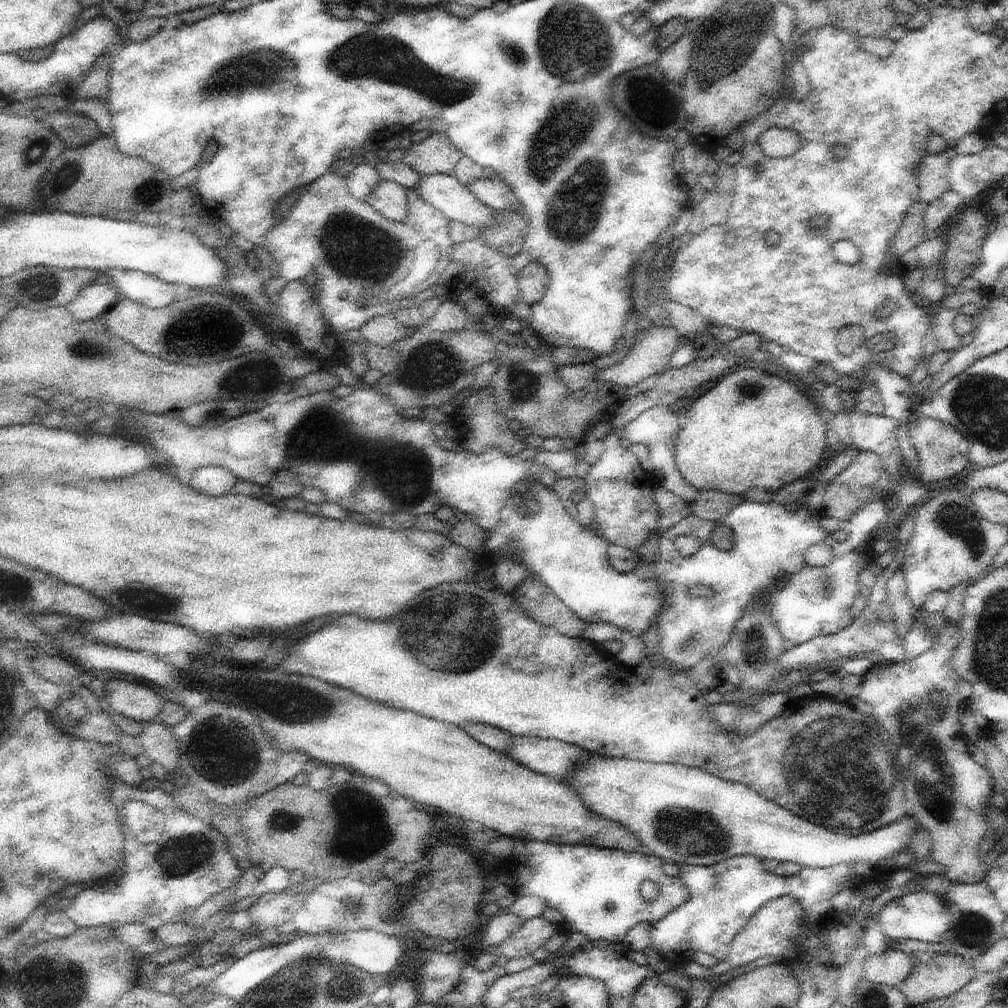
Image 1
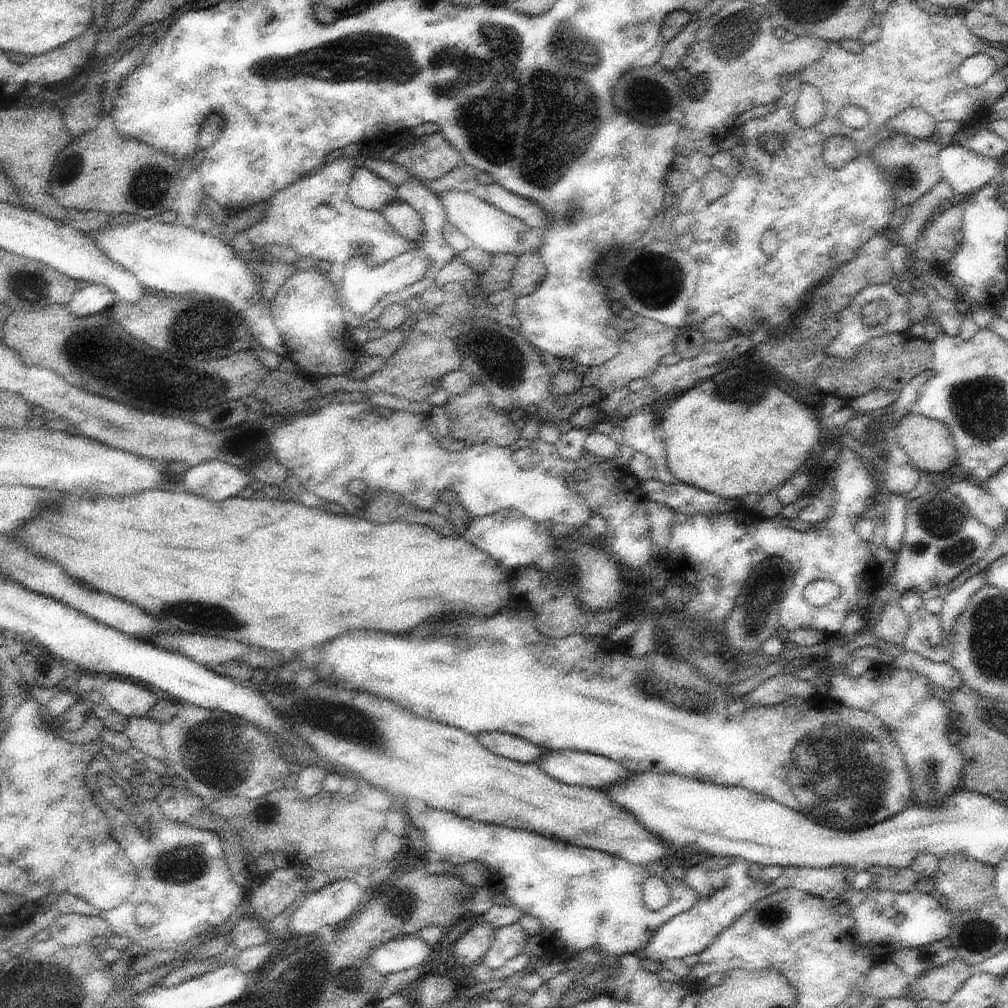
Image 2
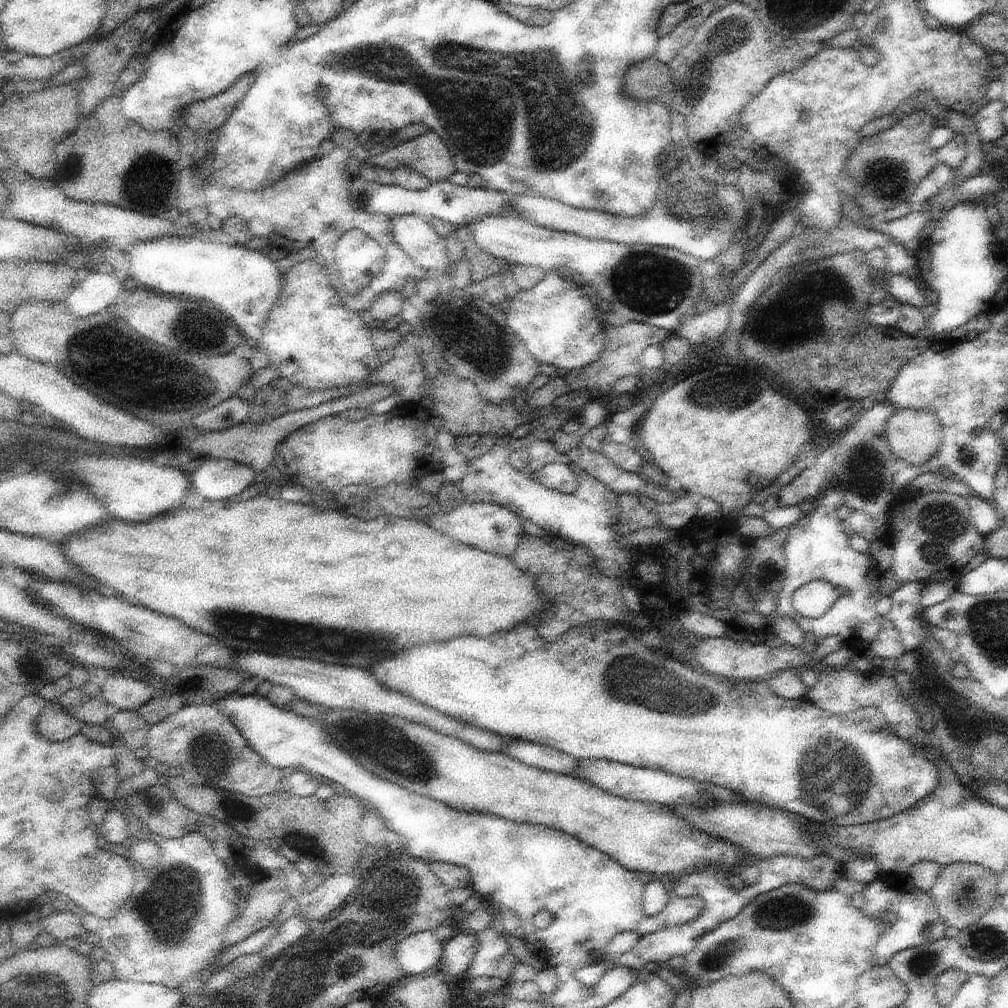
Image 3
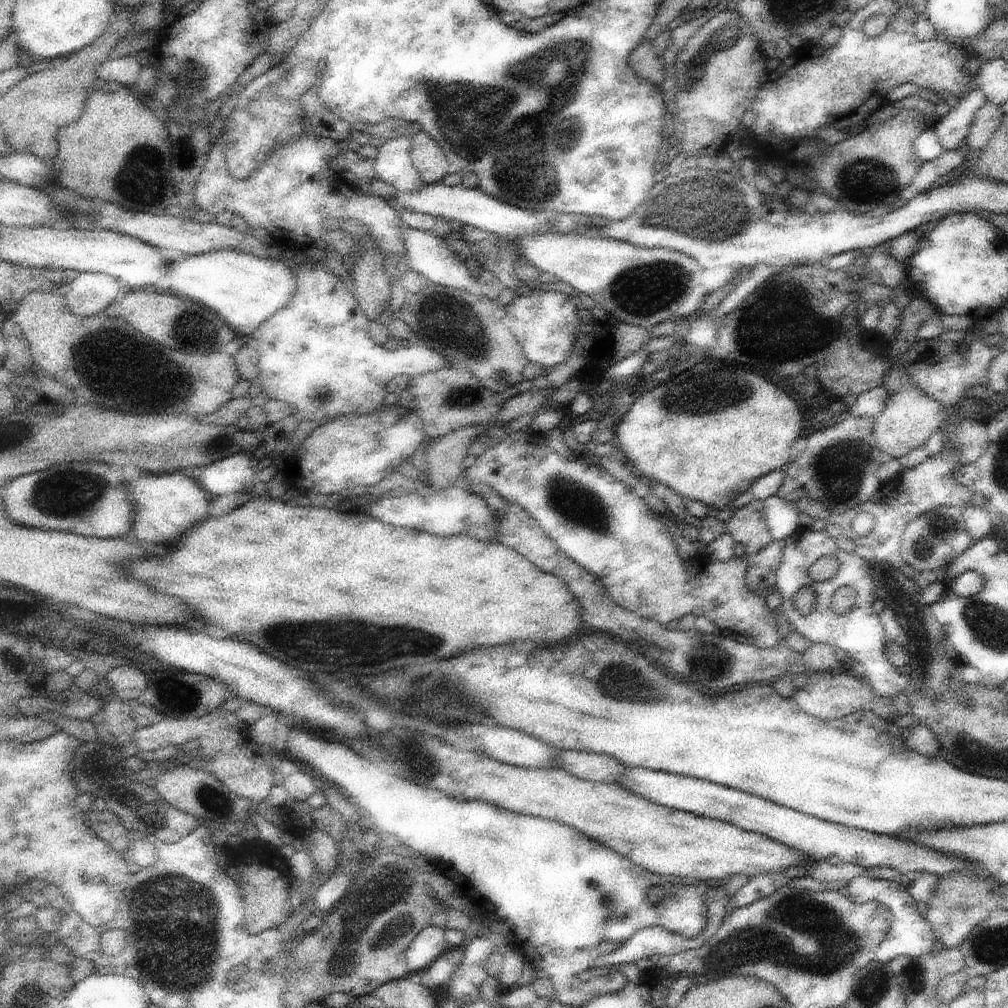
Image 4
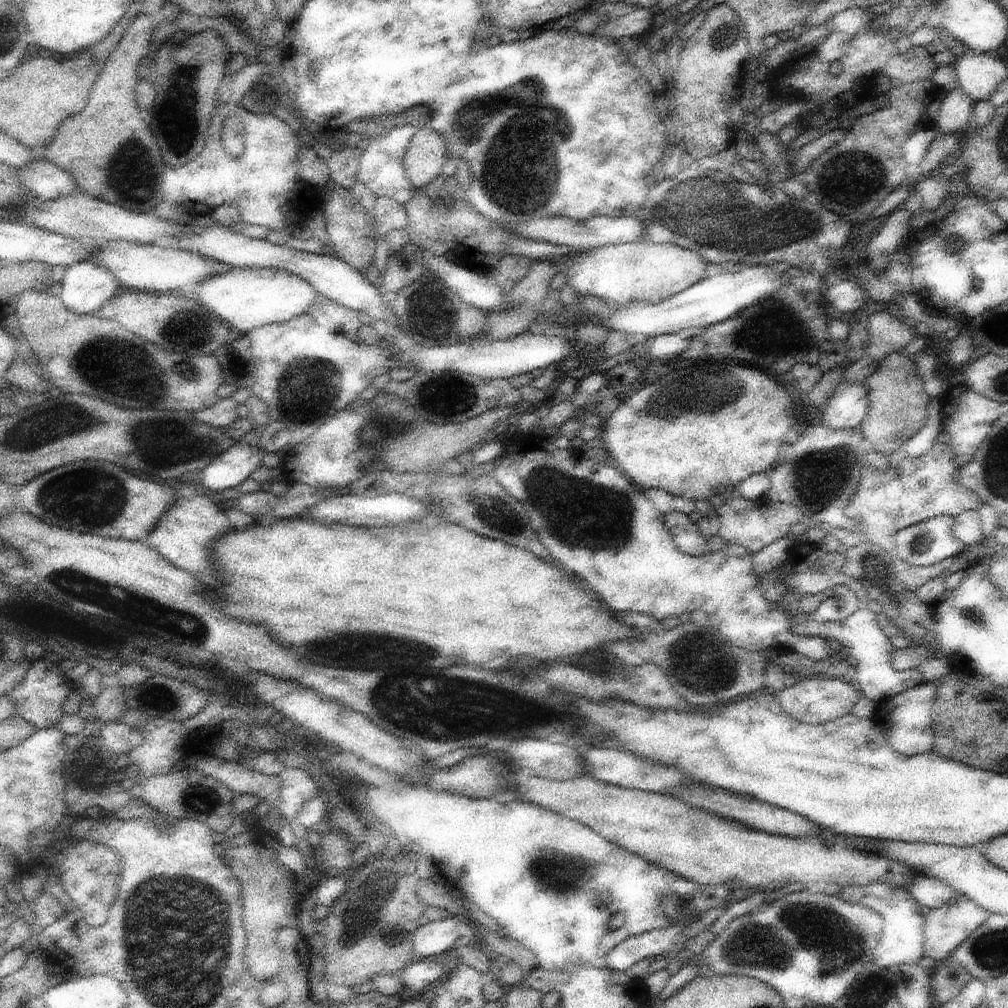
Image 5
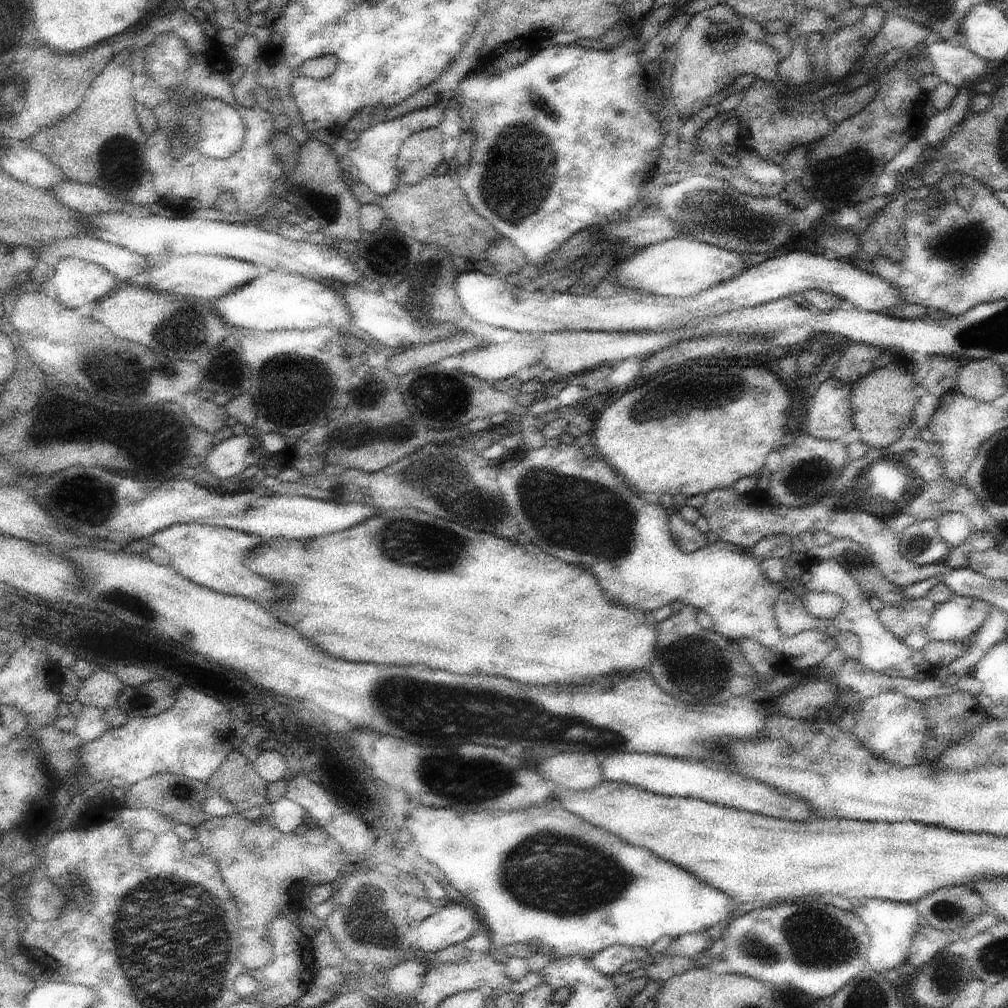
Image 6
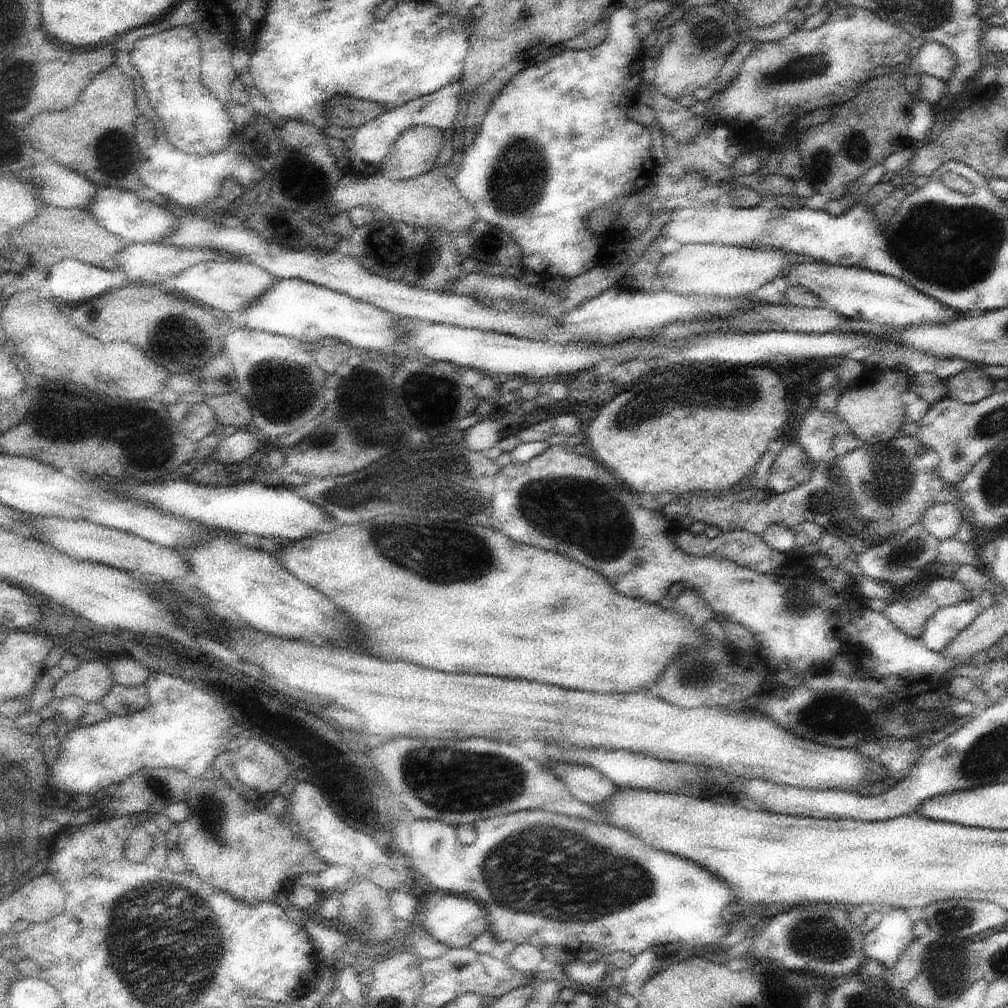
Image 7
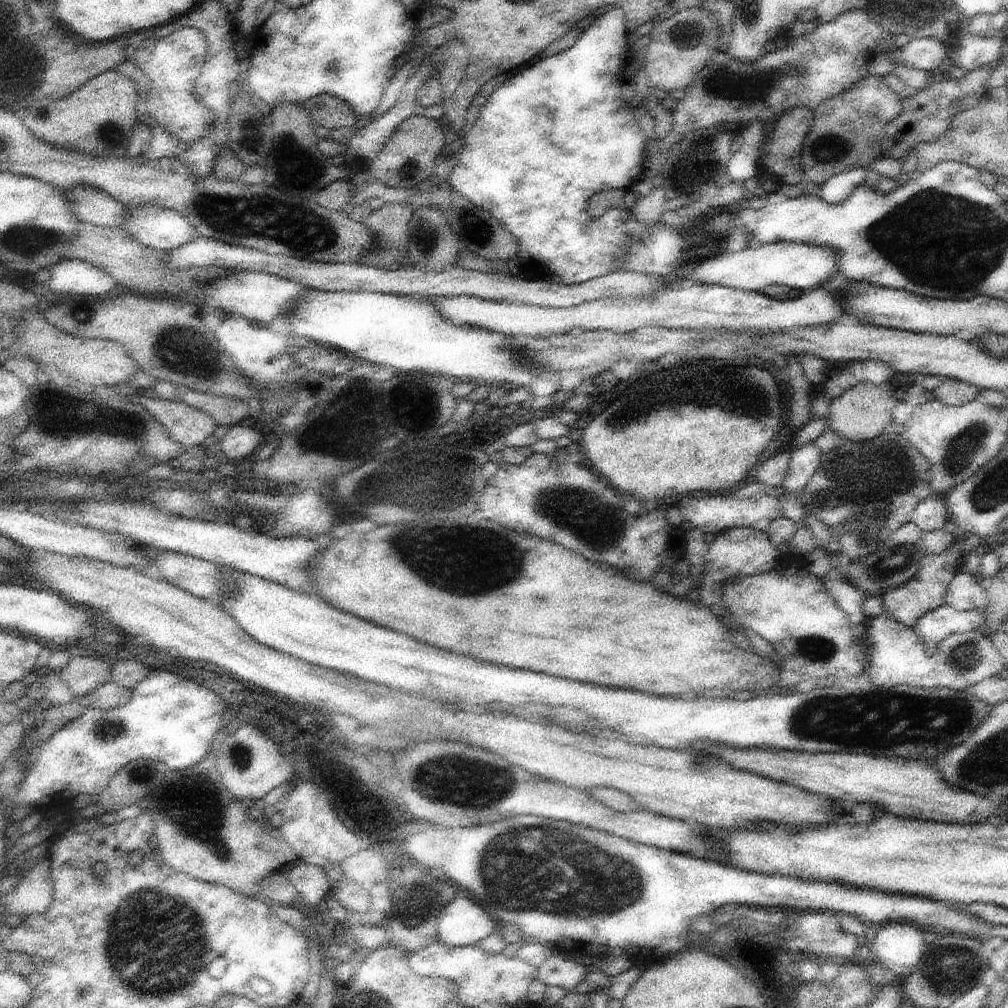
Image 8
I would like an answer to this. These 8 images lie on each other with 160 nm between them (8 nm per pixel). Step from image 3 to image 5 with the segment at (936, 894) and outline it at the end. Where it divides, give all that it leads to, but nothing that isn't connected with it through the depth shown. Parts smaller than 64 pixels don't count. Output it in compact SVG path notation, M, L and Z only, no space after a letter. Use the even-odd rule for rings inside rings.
M958 892L957 897L948 904L930 909L925 916L925 956L936 959L936 962L950 958L953 952L966 938L988 920L991 912L976 904L967 894Z

